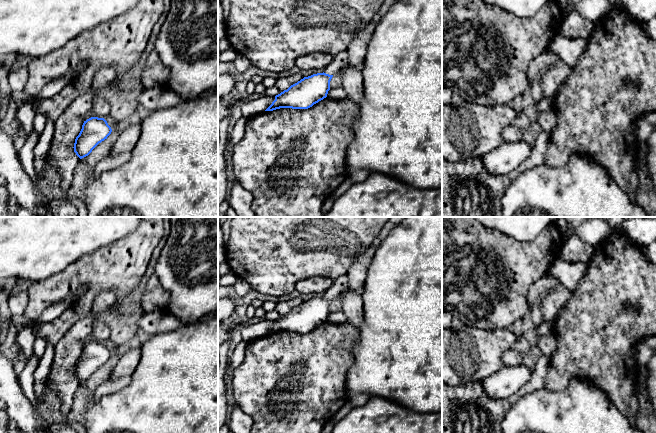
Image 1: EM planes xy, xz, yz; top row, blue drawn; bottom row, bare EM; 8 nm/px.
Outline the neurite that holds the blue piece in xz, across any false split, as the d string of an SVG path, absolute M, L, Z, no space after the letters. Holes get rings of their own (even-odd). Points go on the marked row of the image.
M346 51L333 57L332 62L323 68L322 73L304 77L287 90L275 96L275 100L265 111L280 108L308 109L327 97L332 77L349 63Z

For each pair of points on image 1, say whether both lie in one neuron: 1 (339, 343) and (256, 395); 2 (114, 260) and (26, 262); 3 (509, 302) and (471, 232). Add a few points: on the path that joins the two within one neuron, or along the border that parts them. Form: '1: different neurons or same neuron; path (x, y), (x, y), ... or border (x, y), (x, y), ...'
1: same neuron; path (318, 361), (295, 383), (277, 385)
2: different neurons; border (96, 249), (70, 263), (56, 274)
3: same neuron; path (495, 285), (473, 263), (473, 249)

